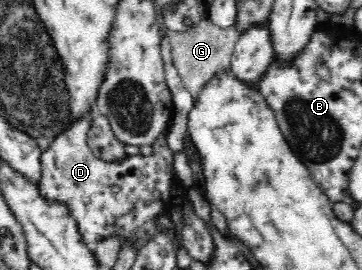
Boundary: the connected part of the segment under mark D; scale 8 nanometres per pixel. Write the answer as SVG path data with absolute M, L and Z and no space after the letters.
M90 106L58 137L50 140L50 148L41 155L41 193L50 201L70 205L83 241L89 246L93 247L110 236L126 240L132 234L142 246L154 234L167 232L157 224L156 218L173 207L173 153L167 146L168 127L160 132L160 137L152 145L152 156L127 156L120 161L108 162L98 159L87 144L87 132L95 114L96 107Z

